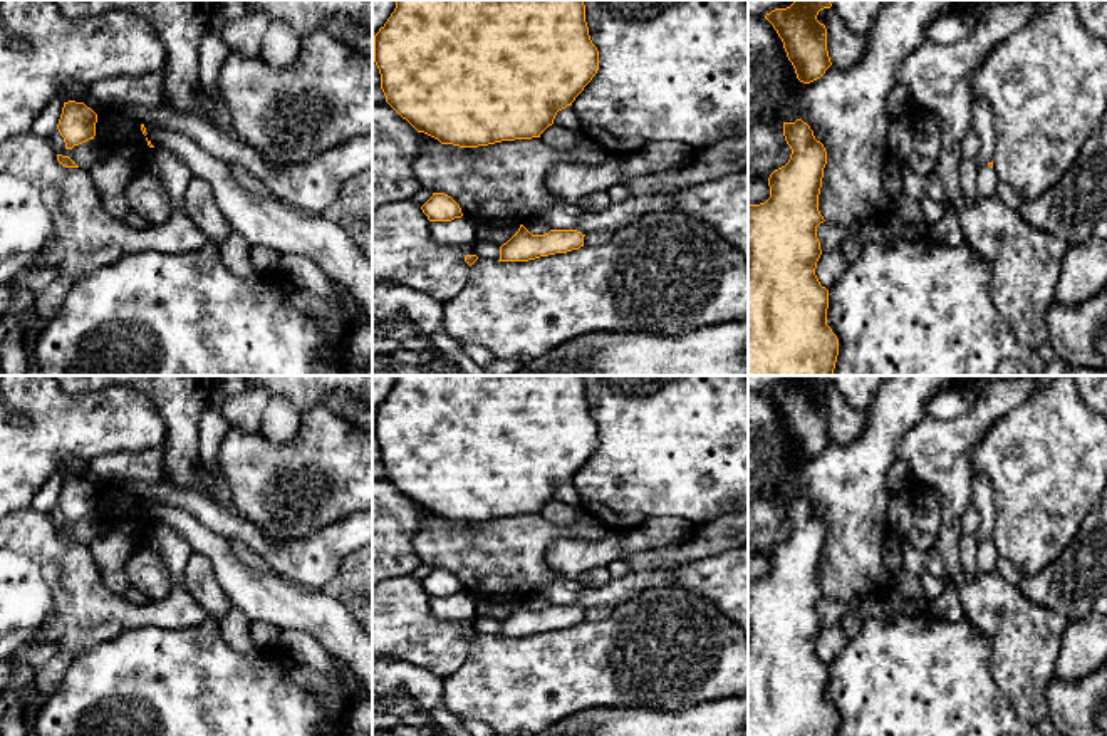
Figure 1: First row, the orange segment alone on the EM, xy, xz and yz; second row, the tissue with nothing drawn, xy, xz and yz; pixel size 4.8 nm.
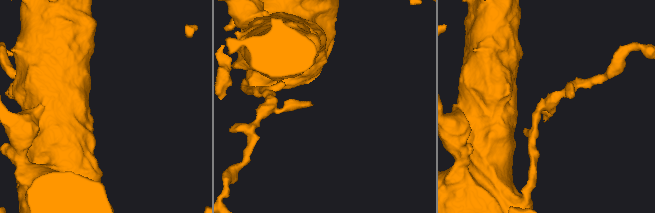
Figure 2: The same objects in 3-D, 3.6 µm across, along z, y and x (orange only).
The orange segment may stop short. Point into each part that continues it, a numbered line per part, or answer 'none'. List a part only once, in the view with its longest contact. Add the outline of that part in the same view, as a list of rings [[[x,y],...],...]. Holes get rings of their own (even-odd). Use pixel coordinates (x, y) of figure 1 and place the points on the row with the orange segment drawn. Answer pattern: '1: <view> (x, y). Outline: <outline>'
1: yz (987, 183). Outline: [[[983,164],[978,169],[976,188],[980,196],[996,196],[998,183],[1000,179],[993,168],[990,168],[988,164]]]

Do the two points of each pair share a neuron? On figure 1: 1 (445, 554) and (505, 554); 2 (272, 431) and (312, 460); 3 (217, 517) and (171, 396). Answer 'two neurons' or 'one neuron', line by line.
1: one neuron
2: two neurons
3: two neurons

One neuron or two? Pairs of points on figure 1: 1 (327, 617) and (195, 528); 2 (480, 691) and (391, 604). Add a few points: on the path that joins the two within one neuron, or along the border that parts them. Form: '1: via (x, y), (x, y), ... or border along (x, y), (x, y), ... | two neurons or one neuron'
1: via (294, 607), (260, 596), (227, 562) | one neuron
2: border along (470, 642), (463, 663), (443, 678) | two neurons

